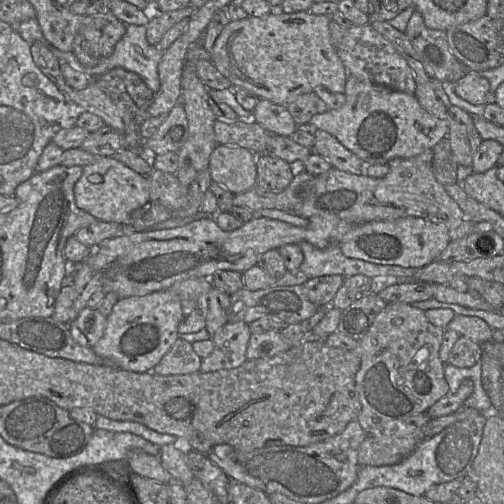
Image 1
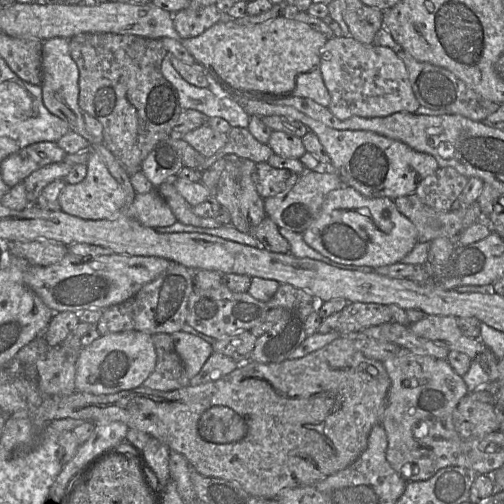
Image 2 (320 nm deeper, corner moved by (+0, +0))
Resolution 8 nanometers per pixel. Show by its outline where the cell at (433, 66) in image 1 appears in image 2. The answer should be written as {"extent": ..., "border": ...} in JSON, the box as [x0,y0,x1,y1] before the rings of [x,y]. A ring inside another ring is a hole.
{"extent":[394,47,500,122],"border":[[[398,47],[394,50],[406,67],[409,82],[419,105],[425,107],[417,109],[416,114],[461,115],[473,121],[484,122],[490,114],[498,110],[500,104],[482,98],[448,69],[418,61]]]}

